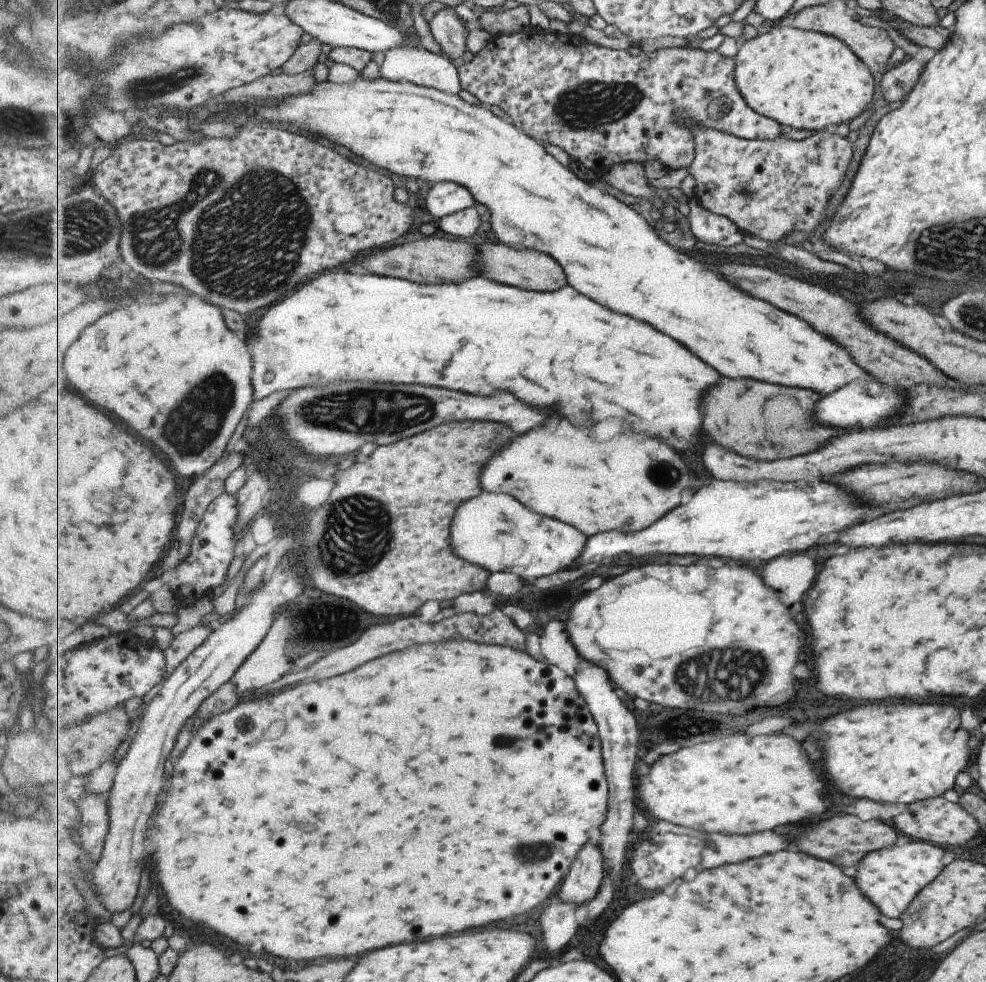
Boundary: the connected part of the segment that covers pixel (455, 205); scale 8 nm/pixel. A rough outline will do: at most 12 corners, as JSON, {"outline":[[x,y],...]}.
{"outline":[[433,185],[425,202],[435,221],[478,204],[465,186]]}

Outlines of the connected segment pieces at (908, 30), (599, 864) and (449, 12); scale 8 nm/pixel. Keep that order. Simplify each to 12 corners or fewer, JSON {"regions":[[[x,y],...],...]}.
{"regions":[[[895,19],[909,43],[937,51],[952,34],[938,25],[921,27]],[[588,842],[556,896],[582,910],[605,877],[603,851]],[[447,7],[429,24],[444,53],[461,63],[469,31]]]}

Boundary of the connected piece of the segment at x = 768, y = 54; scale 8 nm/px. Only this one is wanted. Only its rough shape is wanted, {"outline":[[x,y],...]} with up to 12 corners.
{"outline":[[788,21],[741,43],[749,106],[831,130],[873,96],[841,39]]}

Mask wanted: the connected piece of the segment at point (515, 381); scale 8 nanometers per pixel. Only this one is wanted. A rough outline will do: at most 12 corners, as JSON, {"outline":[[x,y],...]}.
{"outline":[[329,270],[249,327],[255,401],[497,388],[675,450],[723,376],[565,286]]}

